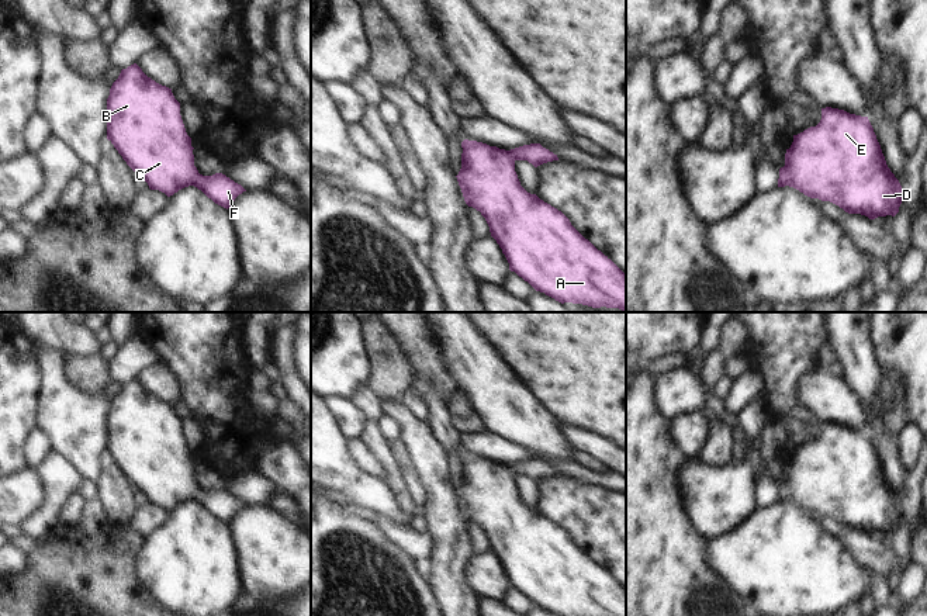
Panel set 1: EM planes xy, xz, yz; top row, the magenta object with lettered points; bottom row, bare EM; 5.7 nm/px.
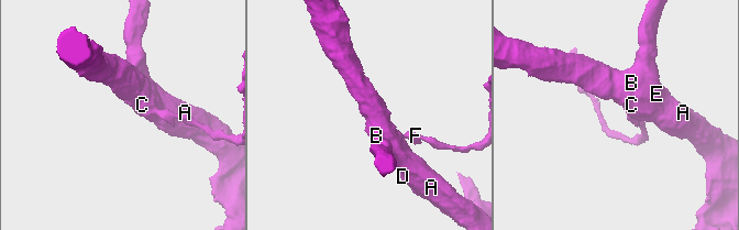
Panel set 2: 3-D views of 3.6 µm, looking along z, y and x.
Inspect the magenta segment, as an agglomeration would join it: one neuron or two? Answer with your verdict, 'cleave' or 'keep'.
keep

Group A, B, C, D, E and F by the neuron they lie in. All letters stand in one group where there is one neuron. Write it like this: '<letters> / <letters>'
A B C D E F

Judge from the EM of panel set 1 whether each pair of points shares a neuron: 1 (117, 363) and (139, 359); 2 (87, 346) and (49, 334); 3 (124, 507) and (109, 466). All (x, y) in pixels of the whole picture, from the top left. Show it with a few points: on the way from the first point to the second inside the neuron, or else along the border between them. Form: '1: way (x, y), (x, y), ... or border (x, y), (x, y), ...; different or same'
1: way (123, 363), (134, 359); same
2: way (78, 339), (59, 334); same
3: way (116, 497), (110, 476); same

